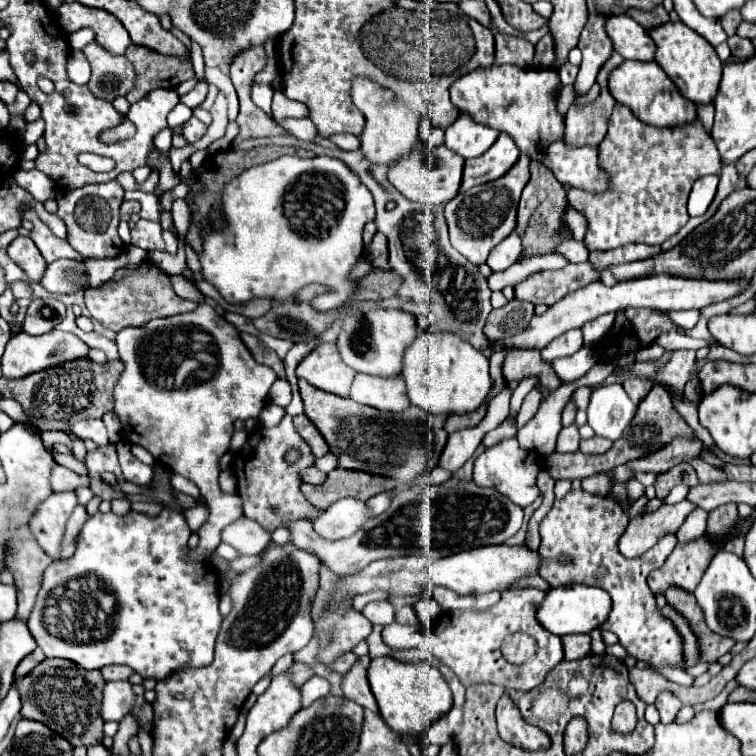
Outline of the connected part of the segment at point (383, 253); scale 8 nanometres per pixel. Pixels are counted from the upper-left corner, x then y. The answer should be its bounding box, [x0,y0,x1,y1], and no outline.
[367,234,389,270]

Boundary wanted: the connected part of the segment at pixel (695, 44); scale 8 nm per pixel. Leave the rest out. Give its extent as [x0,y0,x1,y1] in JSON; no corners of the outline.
[647,22,721,104]

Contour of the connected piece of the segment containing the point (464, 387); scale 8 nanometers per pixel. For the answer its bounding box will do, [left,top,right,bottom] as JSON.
[401,332,491,414]

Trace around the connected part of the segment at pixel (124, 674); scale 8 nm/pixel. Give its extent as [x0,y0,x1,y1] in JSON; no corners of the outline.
[101,666,133,682]

